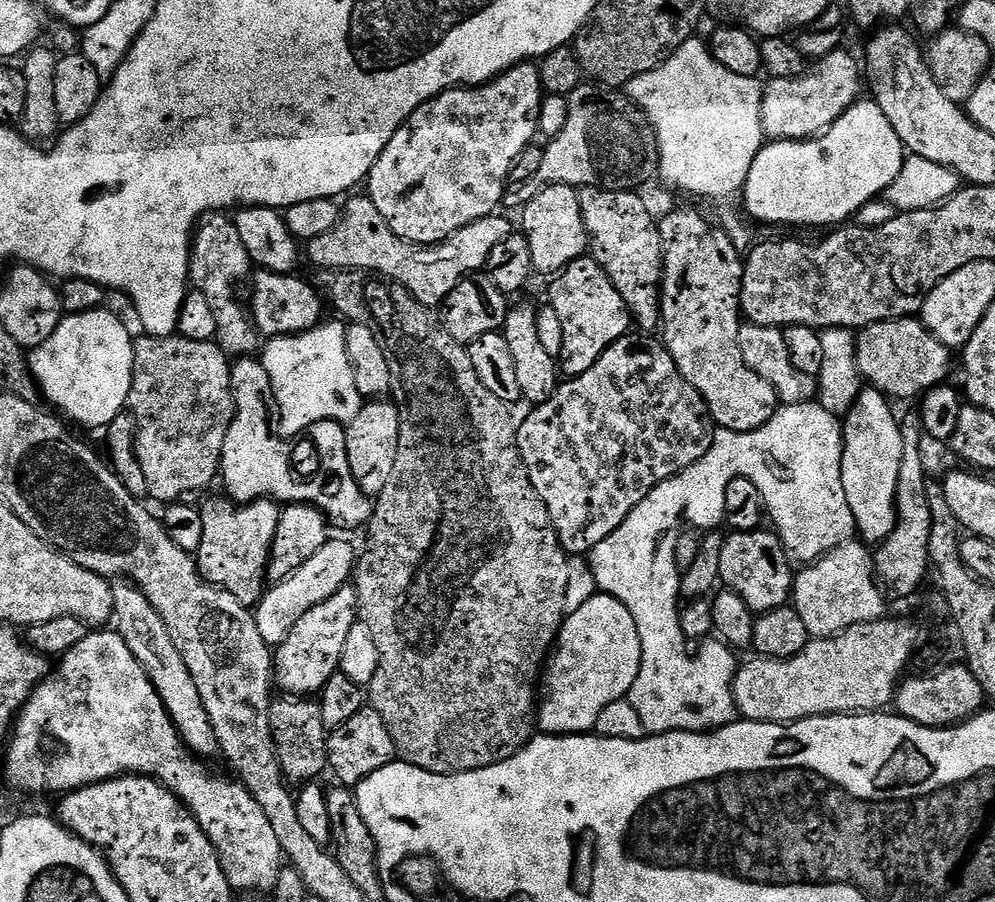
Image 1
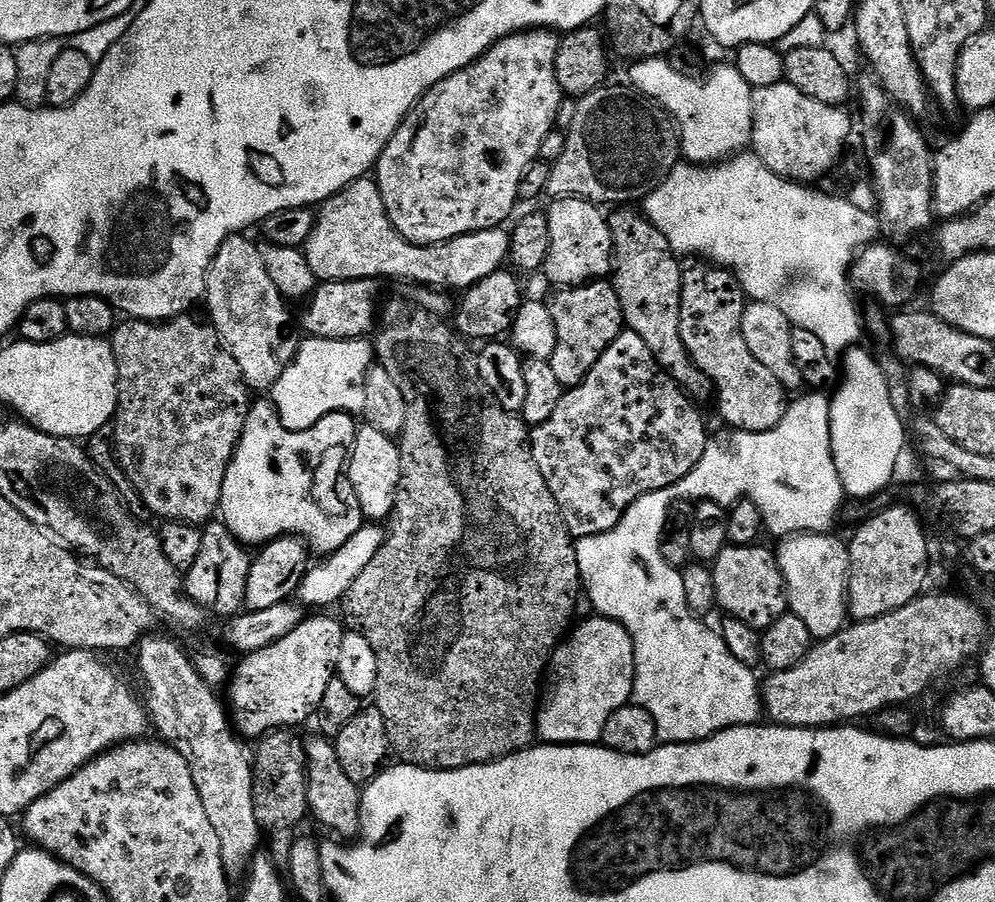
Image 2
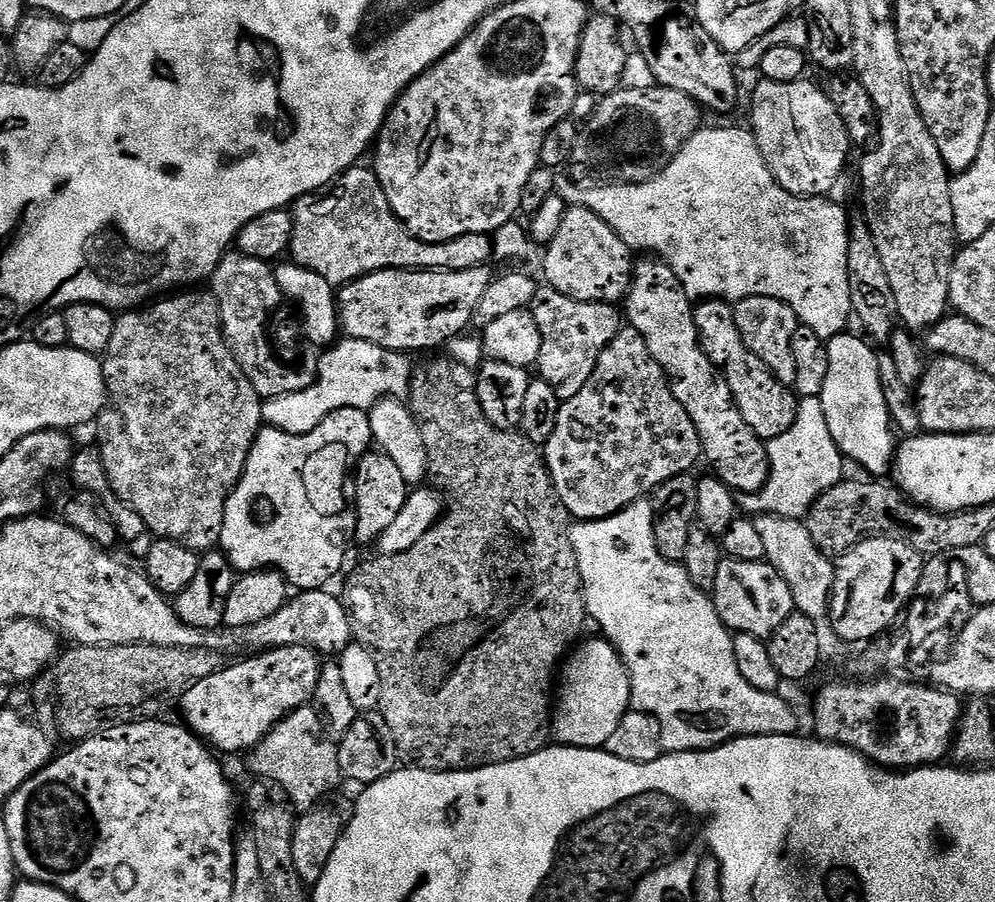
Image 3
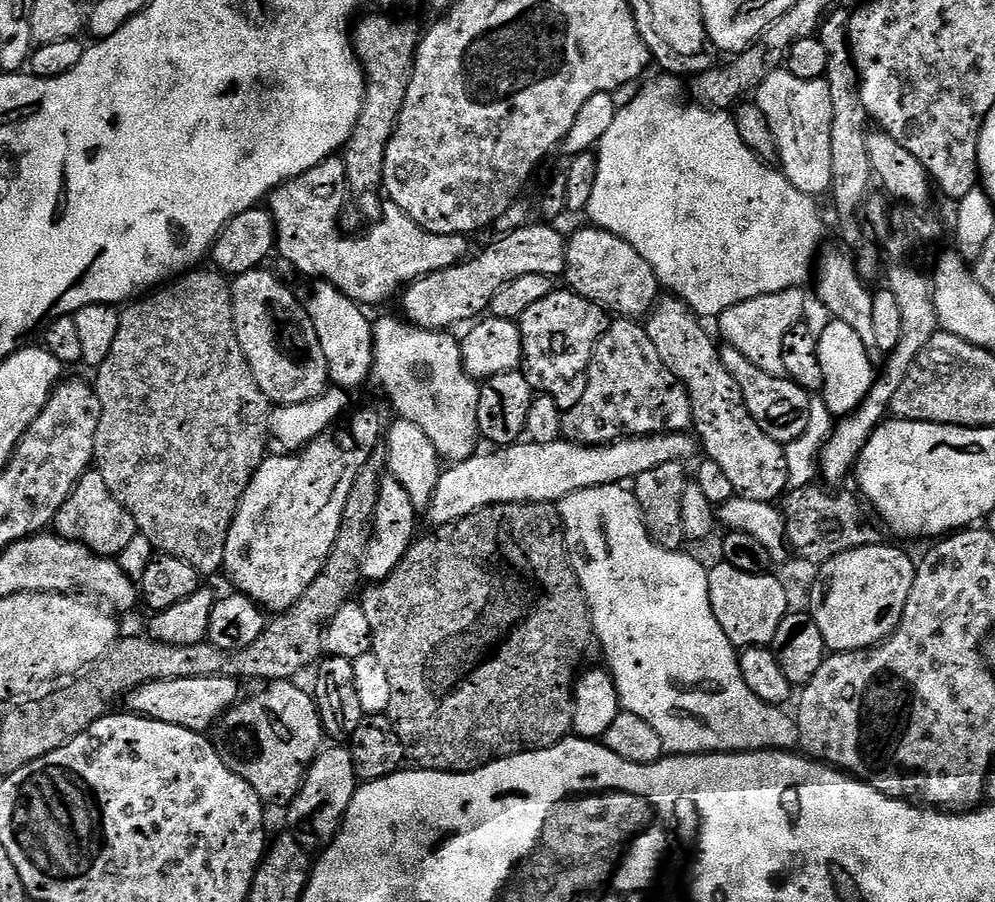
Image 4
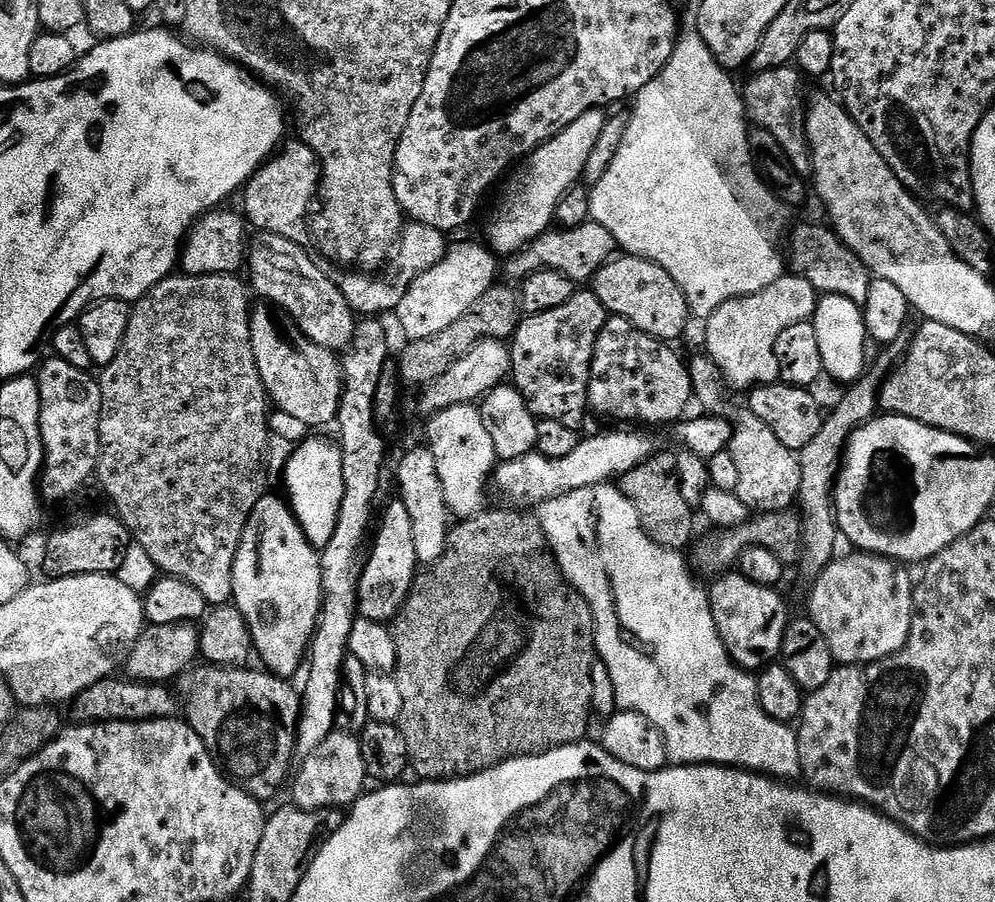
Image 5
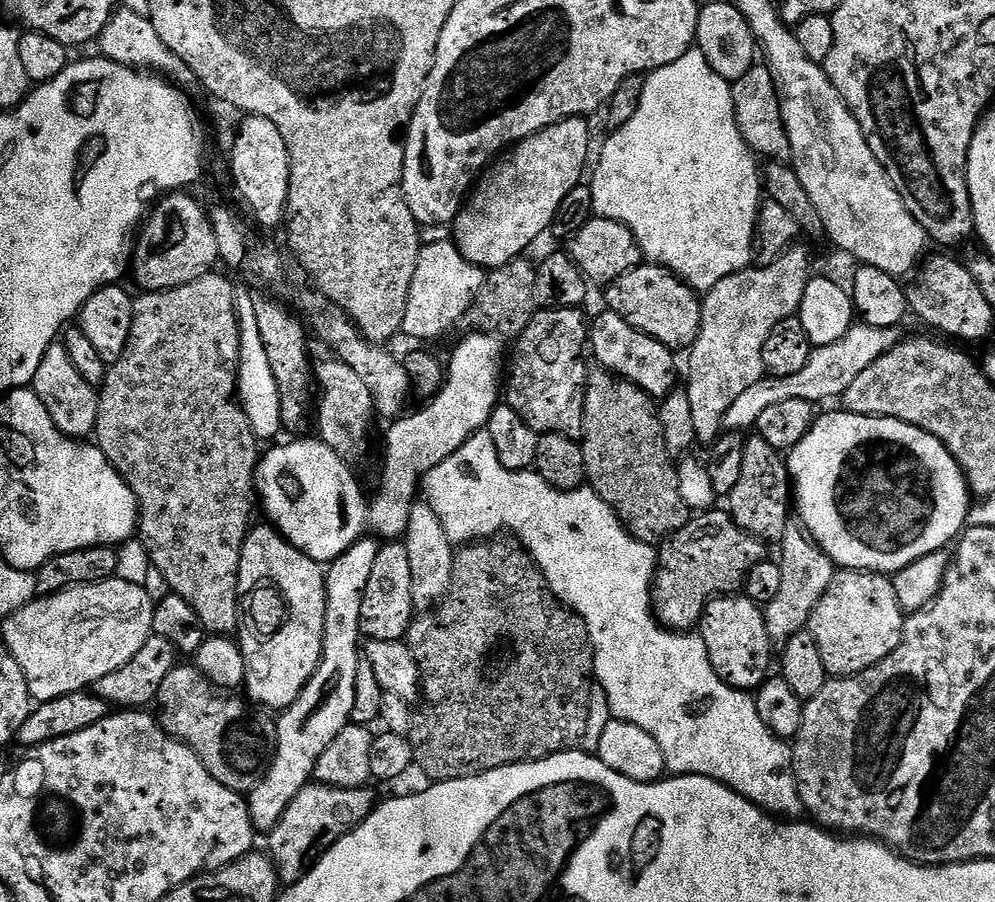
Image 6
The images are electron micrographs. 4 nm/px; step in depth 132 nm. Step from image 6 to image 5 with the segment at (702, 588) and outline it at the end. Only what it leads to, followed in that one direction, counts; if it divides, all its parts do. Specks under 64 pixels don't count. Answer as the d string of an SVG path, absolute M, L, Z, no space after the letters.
M792 510L786 512L761 512L753 515L747 524L735 524L733 528L712 530L709 536L704 536L700 541L699 540L700 537L691 545L690 553L692 552L692 556L690 555L690 564L701 577L708 576L707 578L716 578L721 574L727 573L729 569L735 565L736 559L742 554L742 550L746 550L752 544L761 544L763 548L770 550L770 554L775 554L775 556L786 566L799 565L802 555L800 518L799 515Z

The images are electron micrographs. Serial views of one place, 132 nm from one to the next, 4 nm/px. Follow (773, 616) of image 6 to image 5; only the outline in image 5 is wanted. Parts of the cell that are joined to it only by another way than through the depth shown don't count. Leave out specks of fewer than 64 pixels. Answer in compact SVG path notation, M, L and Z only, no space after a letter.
M902 335L902 336L899 336L899 338L897 338L897 340L895 340L894 343L883 345L883 347L881 347L879 349L879 351L877 351L880 353L877 354L876 361L874 361L873 364L871 361L871 363L869 363L867 365L867 367L865 367L862 375L860 375L860 377L858 377L856 379L855 384L849 384L849 385L847 385L847 387L845 387L843 389L843 391L841 391L844 393L841 394L840 401L838 401L837 404L834 405L832 409L830 409L830 410L827 409L826 415L824 417L824 421L822 422L822 426L818 430L818 434L814 434L814 439L811 442L806 442L806 446L798 454L799 458L800 458L800 469L802 470L802 486L798 486L798 515L800 518L800 535L802 537L802 555L800 558L798 568L799 568L799 571L800 570L804 571L805 574L808 575L808 578L815 578L815 577L819 576L820 571L823 568L825 568L825 566L827 566L827 564L832 563L834 557L837 555L836 540L838 541L838 529L836 526L836 519L834 517L834 505L832 503L832 494L834 491L834 485L836 483L836 477L839 473L840 465L842 463L842 457L844 454L844 450L845 450L845 448L848 447L848 440L850 439L850 437L852 437L852 435L854 434L854 430L856 428L860 427L860 425L866 423L867 420L873 419L873 417L875 417L877 415L878 405L880 403L880 387L883 386L885 380L887 380L887 378L888 378L888 375L890 375L892 373L893 368L895 368L896 365L900 363L904 353L908 351L909 343L910 343L909 337L907 335Z

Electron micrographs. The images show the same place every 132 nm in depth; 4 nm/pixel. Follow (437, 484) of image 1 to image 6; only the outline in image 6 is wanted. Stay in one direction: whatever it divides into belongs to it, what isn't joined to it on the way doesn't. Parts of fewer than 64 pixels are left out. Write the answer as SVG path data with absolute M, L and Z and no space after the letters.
M489 538L473 542L461 547L455 553L455 558L450 590L438 606L413 619L406 637L407 646L414 654L414 662L418 662L422 681L422 703L415 709L412 728L407 734L414 750L415 767L417 769L420 767L432 782L461 780L495 768L504 768L508 764L544 760L547 756L575 749L586 734L590 696L596 670L596 655L592 652L592 639L586 622L552 593L547 578L534 562L534 558L515 538Z

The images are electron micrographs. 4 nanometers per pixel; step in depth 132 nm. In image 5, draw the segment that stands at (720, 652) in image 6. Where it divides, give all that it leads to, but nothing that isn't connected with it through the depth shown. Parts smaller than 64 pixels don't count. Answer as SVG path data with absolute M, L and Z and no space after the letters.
M724 574L713 579L708 592L708 601L712 604L714 626L730 654L730 658L738 667L745 670L763 670L779 657L782 650L782 638L790 619L788 608L779 596L776 588L758 586L758 582L750 582L750 578L742 578L739 574Z

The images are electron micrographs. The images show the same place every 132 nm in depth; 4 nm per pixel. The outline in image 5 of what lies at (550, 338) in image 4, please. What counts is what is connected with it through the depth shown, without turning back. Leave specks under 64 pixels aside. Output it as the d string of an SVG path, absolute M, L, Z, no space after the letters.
M578 290L565 302L554 310L546 310L542 314L524 316L516 328L515 336L510 340L512 353L512 371L510 380L514 387L526 398L526 406L542 420L562 422L562 426L583 429L584 415L589 415L588 407L588 369L592 366L592 355L598 334L602 326L608 321L609 313L598 302L598 298L590 290Z

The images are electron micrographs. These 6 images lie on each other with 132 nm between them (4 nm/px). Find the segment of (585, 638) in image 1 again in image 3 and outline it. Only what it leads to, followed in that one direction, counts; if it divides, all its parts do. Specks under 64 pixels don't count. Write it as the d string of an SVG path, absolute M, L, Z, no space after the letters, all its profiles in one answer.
M603 638L577 643L558 672L558 691L550 716L550 732L555 743L569 748L603 749L631 708L630 674L617 648Z

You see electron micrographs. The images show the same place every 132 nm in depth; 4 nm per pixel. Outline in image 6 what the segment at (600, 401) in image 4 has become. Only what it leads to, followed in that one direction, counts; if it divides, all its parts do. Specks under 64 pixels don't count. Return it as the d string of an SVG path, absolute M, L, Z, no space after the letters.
M607 310L601 312L601 316L597 320L593 319L590 324L590 352L596 355L596 362L605 371L638 385L650 397L663 398L677 391L677 353L662 342L650 338L642 330L630 326L626 318Z

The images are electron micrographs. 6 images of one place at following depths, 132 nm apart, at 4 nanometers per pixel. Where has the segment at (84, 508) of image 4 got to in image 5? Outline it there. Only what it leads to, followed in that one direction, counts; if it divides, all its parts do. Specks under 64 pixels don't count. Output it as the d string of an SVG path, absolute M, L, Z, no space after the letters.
M111 511L88 516L81 524L60 528L44 544L44 576L50 580L61 580L82 574L111 576L119 573L128 560L128 551L134 548L130 530Z

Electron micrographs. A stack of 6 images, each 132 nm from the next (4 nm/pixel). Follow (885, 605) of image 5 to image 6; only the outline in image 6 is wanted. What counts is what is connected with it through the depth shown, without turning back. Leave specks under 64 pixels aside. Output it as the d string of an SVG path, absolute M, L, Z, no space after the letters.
M840 570L812 611L810 630L814 634L814 642L818 642L829 677L857 676L859 672L882 662L882 658L889 656L900 645L900 639L904 637L905 619L906 613L898 602L895 583L885 573Z

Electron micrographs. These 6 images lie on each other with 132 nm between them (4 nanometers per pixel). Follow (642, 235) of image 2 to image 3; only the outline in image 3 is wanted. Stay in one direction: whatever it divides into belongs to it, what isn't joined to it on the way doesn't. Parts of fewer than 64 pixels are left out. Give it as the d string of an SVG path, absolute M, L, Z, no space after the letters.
M644 259L648 260L635 261L632 285L628 287L628 295L622 304L627 323L634 330L638 330L638 334L642 334L642 339L646 341L646 350L650 350L654 362L662 366L674 398L678 398L682 410L690 414L690 422L694 422L698 430L703 459L706 464L708 460L709 466L712 467L709 469L726 487L737 494L759 492L768 480L768 449L765 441L761 440L758 434L754 434L750 426L746 426L746 418L742 418L734 402L734 394L730 394L730 386L726 386L726 378L716 369L714 362L706 358L698 338L698 326L694 322L694 301L686 294L682 282L678 282L678 274L674 274L674 270L670 270L668 263L662 259Z

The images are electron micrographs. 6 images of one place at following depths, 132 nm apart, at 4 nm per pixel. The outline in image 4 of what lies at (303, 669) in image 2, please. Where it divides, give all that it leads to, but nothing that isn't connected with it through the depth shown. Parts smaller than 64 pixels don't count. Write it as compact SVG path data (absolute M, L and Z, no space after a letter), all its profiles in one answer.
M231 676L170 678L158 682L146 682L126 698L127 711L131 715L141 716L147 720L170 722L170 726L182 726L186 730L204 734L241 699L240 688L242 688L241 681Z

